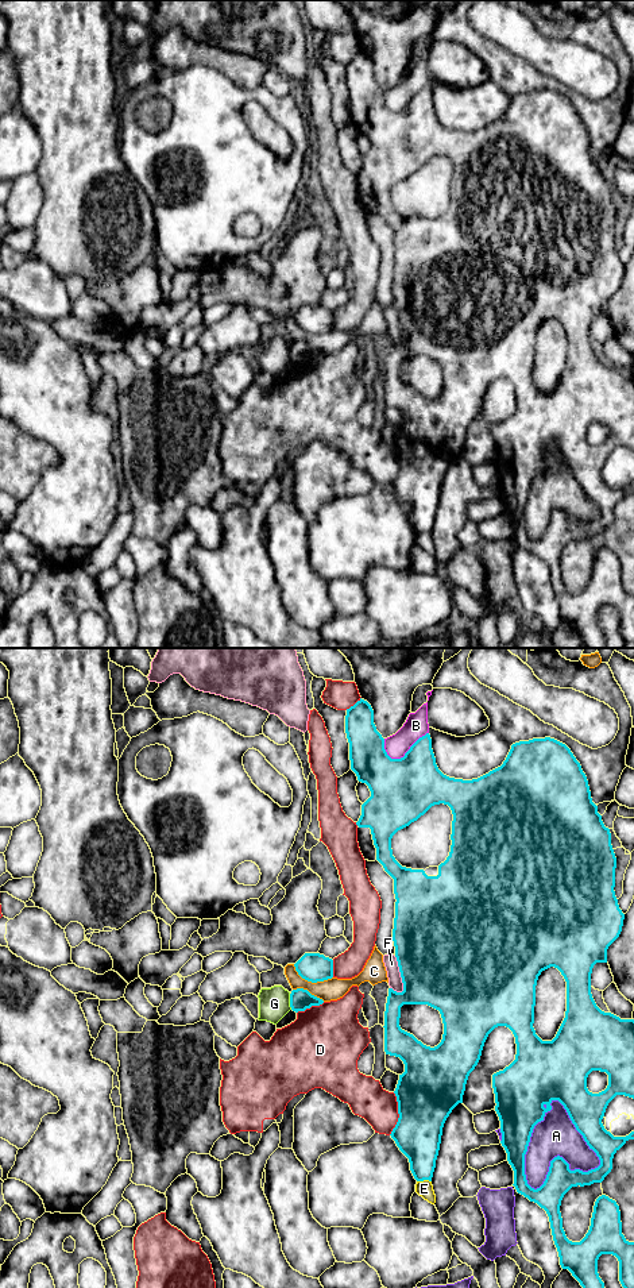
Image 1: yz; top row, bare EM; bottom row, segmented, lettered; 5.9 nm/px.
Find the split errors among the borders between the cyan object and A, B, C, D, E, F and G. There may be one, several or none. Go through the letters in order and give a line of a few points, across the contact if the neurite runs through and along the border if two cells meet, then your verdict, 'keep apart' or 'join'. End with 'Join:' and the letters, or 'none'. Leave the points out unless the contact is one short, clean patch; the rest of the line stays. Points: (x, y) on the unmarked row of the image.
A: keep apart
B: keep apart
C: keep apart
D: keep apart
E: line yz (430, 532), (417, 533); keep apart
F: keep apart
G: line yz (289, 346), (289, 358), (292, 361); keep apart
Join: none

